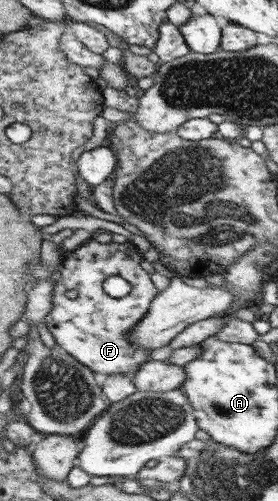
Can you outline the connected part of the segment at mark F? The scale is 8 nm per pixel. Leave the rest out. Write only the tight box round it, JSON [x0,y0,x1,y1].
[41,239,160,380]

